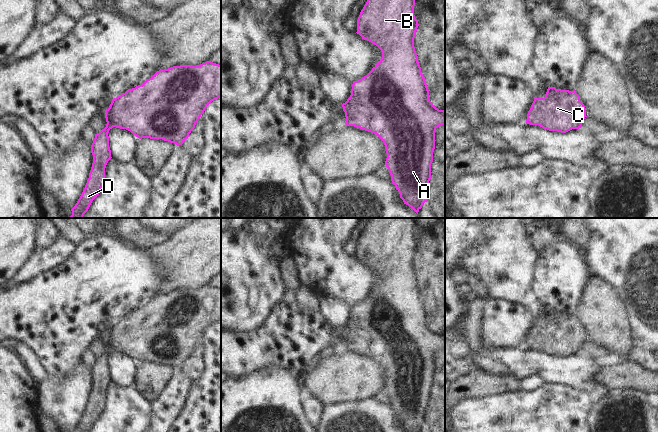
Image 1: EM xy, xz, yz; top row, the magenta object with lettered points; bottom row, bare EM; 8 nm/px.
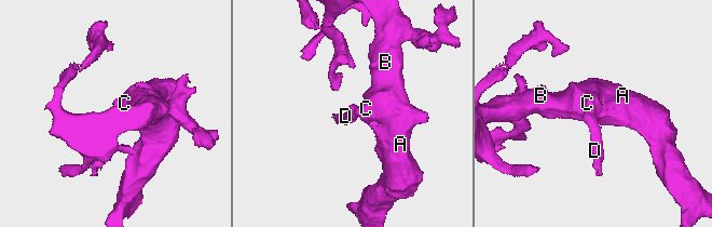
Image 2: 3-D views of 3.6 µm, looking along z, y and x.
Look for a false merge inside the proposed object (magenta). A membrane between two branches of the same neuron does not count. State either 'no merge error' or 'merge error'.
no merge error

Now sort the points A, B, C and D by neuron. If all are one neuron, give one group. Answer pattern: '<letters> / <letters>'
A B C D

